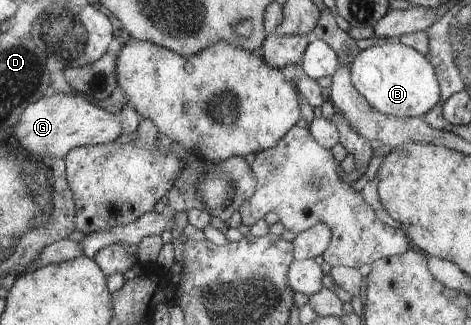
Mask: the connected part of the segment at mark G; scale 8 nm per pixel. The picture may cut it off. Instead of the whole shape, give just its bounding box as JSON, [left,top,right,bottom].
[16,92,122,159]

